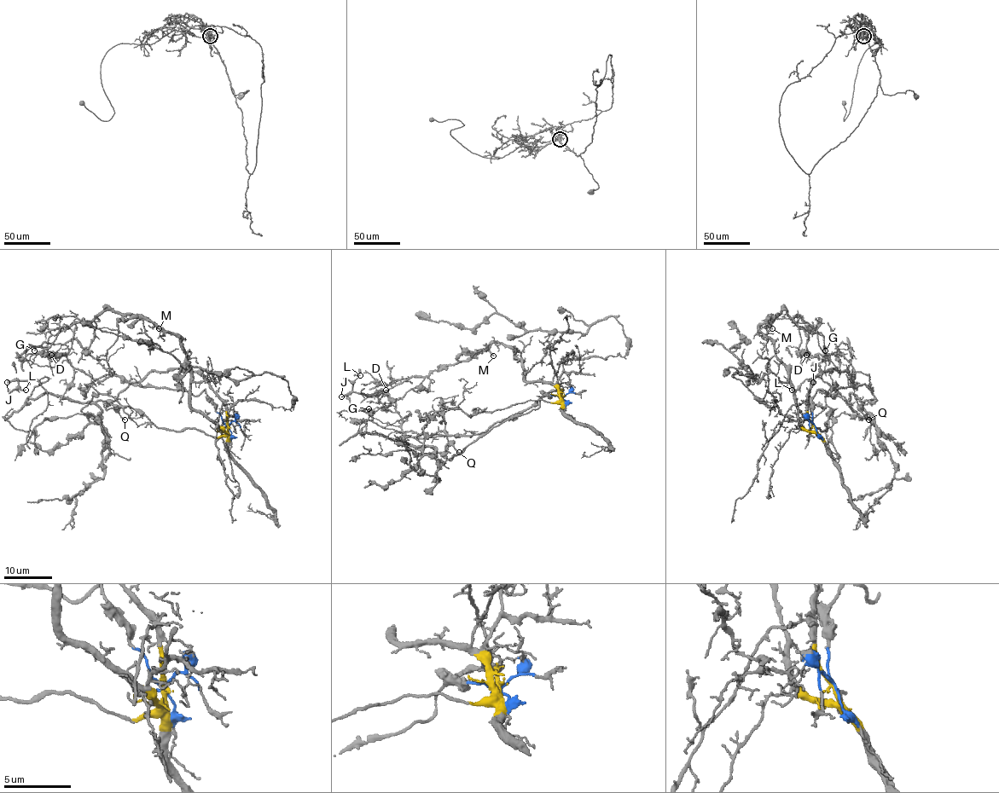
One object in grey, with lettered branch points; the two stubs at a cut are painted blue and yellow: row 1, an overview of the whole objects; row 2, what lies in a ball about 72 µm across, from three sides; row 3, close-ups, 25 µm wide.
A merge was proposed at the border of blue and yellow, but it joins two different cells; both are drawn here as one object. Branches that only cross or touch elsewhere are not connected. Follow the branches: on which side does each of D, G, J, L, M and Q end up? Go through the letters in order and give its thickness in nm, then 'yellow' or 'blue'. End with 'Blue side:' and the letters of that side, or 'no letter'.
D: calibre 440 nm; yellow
G: calibre 170 nm; yellow
J: calibre 260 nm; blue
L: calibre 110 nm; blue
M: calibre 170 nm; yellow
Q: calibre 130 nm; blue
Blue side: J, L, Q

